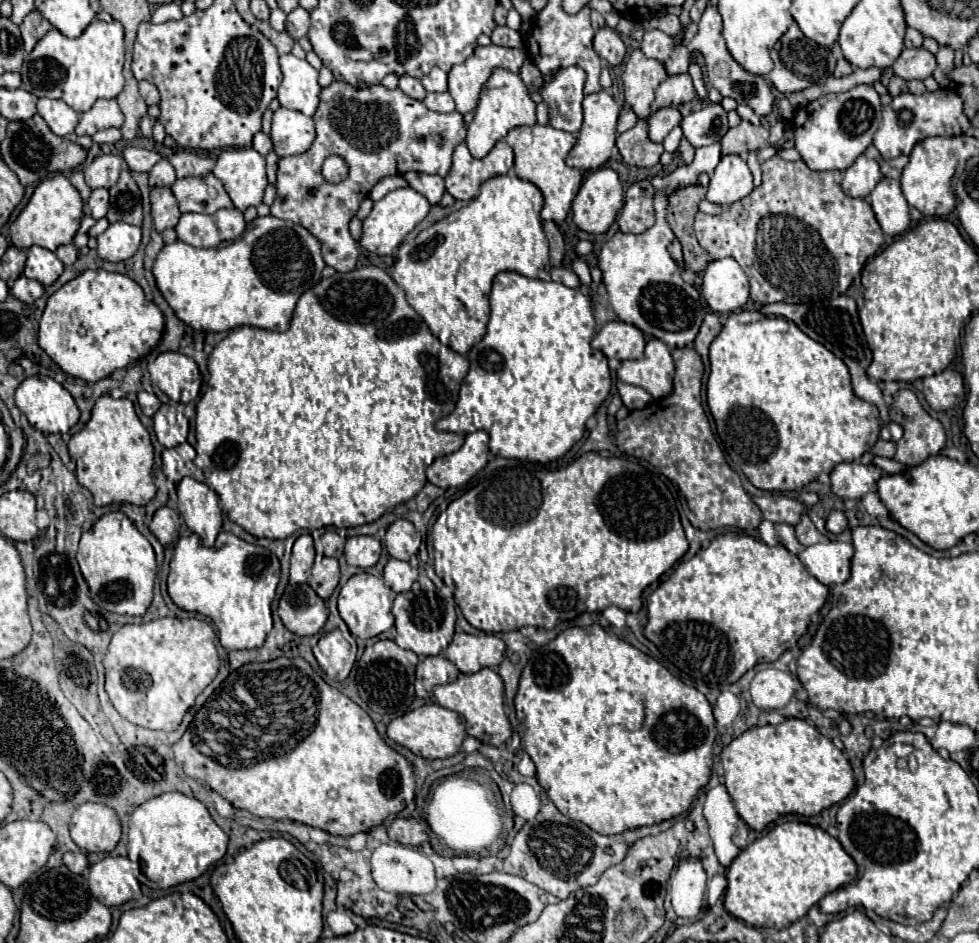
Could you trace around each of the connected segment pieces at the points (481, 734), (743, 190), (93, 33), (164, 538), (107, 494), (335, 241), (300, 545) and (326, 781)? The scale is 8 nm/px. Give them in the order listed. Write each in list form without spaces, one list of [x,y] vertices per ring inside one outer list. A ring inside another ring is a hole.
[[[482,668],[476,674],[460,674],[456,682],[436,686],[434,698],[438,700],[440,706],[458,712],[466,722],[466,732],[478,738],[482,744],[502,746],[512,736],[510,722],[504,714],[504,682],[490,668]]]
[[[726,154],[710,176],[706,200],[714,204],[734,204],[748,196],[752,188],[754,184],[748,164],[736,154]]]
[[[92,20],[90,26],[82,32],[78,38],[68,38],[60,30],[52,28],[36,46],[34,50],[24,58],[24,66],[20,70],[22,76],[22,88],[28,90],[36,98],[60,98],[64,100],[70,108],[76,112],[86,112],[92,108],[92,104],[98,98],[116,98],[122,88],[124,88],[124,76],[122,76],[122,66],[124,66],[124,28],[120,22],[100,22]]]
[[[168,506],[158,508],[152,522],[150,522],[150,532],[158,538],[160,544],[170,544],[176,538],[180,526],[180,516],[176,510],[170,510]]]
[[[102,394],[92,408],[88,424],[70,438],[68,450],[76,460],[78,482],[92,492],[96,506],[106,506],[112,502],[146,506],[154,498],[154,448],[148,430],[138,420],[134,404],[128,398],[114,400],[112,396]]]
[[[332,82],[330,86],[322,88],[314,122],[316,122],[316,140],[310,146],[310,150],[298,156],[280,158],[278,162],[277,196],[270,206],[270,211],[271,215],[280,220],[290,220],[310,230],[322,246],[324,262],[332,266],[336,272],[348,272],[356,266],[356,260],[358,260],[358,248],[348,232],[348,222],[356,214],[360,202],[368,196],[372,186],[384,176],[406,174],[412,170],[424,172],[424,174],[446,176],[452,166],[452,152],[456,144],[464,142],[466,138],[466,124],[462,122],[462,114],[432,112],[420,100],[406,96],[400,88],[388,90],[382,84],[376,84],[370,88],[356,90],[346,82]],[[332,154],[342,156],[348,164],[348,176],[338,184],[326,182],[322,176],[322,164]]]
[[[310,534],[296,538],[292,556],[290,556],[290,584],[300,584],[308,580],[310,568],[314,562],[314,542]]]
[[[282,656],[282,658],[270,660],[270,662],[250,662],[250,664],[242,666],[240,670],[234,670],[210,694],[210,698],[204,702],[204,706],[196,712],[196,716],[190,722],[184,736],[172,746],[172,752],[174,752],[176,764],[180,764],[188,776],[192,776],[194,780],[204,780],[214,792],[224,796],[236,808],[248,810],[250,814],[254,814],[258,818],[272,818],[272,820],[288,818],[288,820],[294,820],[294,822],[300,822],[300,824],[306,824],[312,828],[326,830],[330,834],[338,834],[338,836],[352,836],[358,832],[368,832],[370,828],[380,826],[390,814],[402,812],[406,808],[406,804],[414,800],[414,772],[412,772],[412,766],[408,764],[408,760],[384,742],[384,738],[378,734],[372,718],[356,702],[352,702],[340,690],[328,686],[322,680],[322,676],[318,676],[318,672],[304,658]]]

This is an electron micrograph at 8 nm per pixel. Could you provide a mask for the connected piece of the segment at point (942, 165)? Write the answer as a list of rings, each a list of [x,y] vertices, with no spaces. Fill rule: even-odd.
[[[928,136],[912,148],[910,160],[902,170],[900,184],[902,184],[902,192],[908,204],[926,216],[946,216],[956,206],[956,194],[952,190],[952,176],[956,172],[958,160],[950,148],[954,148],[954,138]]]

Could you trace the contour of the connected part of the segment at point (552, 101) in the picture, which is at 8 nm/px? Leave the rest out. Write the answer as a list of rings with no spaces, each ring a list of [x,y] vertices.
[[[570,66],[564,68],[556,74],[556,78],[548,84],[544,84],[540,88],[540,96],[542,100],[550,106],[550,126],[558,128],[558,130],[566,130],[570,134],[578,134],[580,126],[582,126],[582,100],[584,100],[584,82],[586,82],[586,74],[584,70],[580,70],[578,66]]]

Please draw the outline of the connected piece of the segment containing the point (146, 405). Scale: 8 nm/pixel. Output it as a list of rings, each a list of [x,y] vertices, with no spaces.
[[[138,392],[138,404],[140,404],[140,410],[142,414],[146,416],[154,416],[154,412],[160,408],[160,400],[156,398],[156,394],[150,394],[150,392]]]

